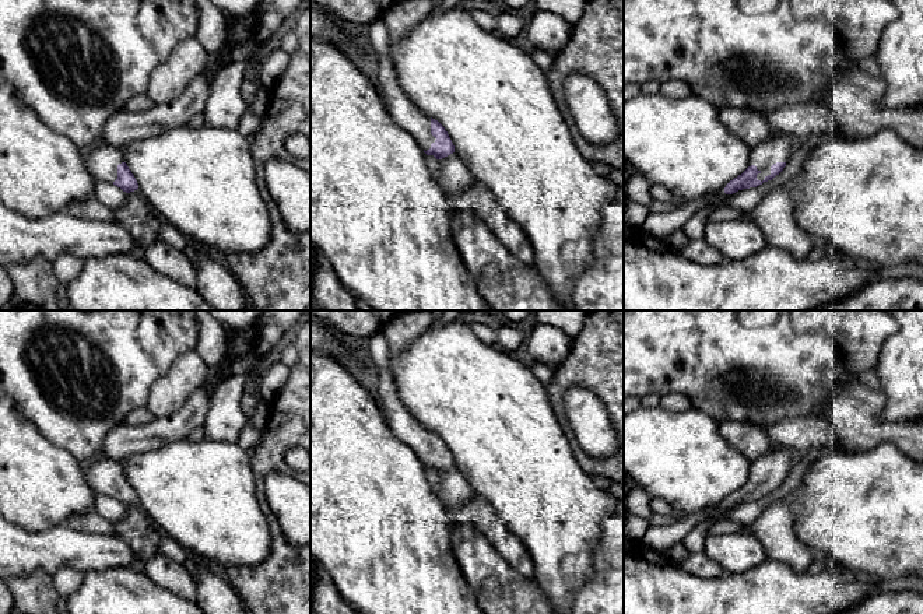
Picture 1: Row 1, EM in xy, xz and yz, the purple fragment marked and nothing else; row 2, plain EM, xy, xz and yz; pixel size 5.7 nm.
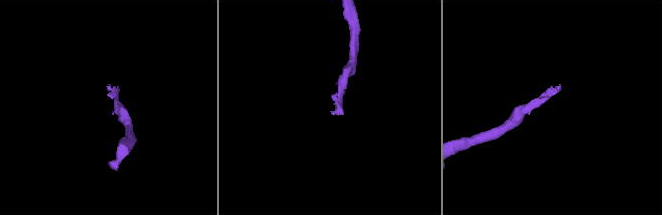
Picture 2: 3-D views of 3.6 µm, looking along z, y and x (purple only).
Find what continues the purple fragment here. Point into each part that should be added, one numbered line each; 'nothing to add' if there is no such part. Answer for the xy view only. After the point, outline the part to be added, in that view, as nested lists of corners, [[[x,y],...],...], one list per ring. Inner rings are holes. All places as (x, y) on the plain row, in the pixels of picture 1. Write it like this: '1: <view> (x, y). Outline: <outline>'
1: xy (102, 474). Outline: [[[106,456],[94,459],[85,471],[85,478],[95,494],[113,497],[117,492],[117,478],[123,476],[123,464]]]

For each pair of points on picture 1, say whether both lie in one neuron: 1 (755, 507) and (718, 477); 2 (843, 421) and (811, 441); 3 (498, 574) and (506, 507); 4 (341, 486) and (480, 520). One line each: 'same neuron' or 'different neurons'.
1: different neurons
2: different neurons
3: different neurons
4: different neurons

